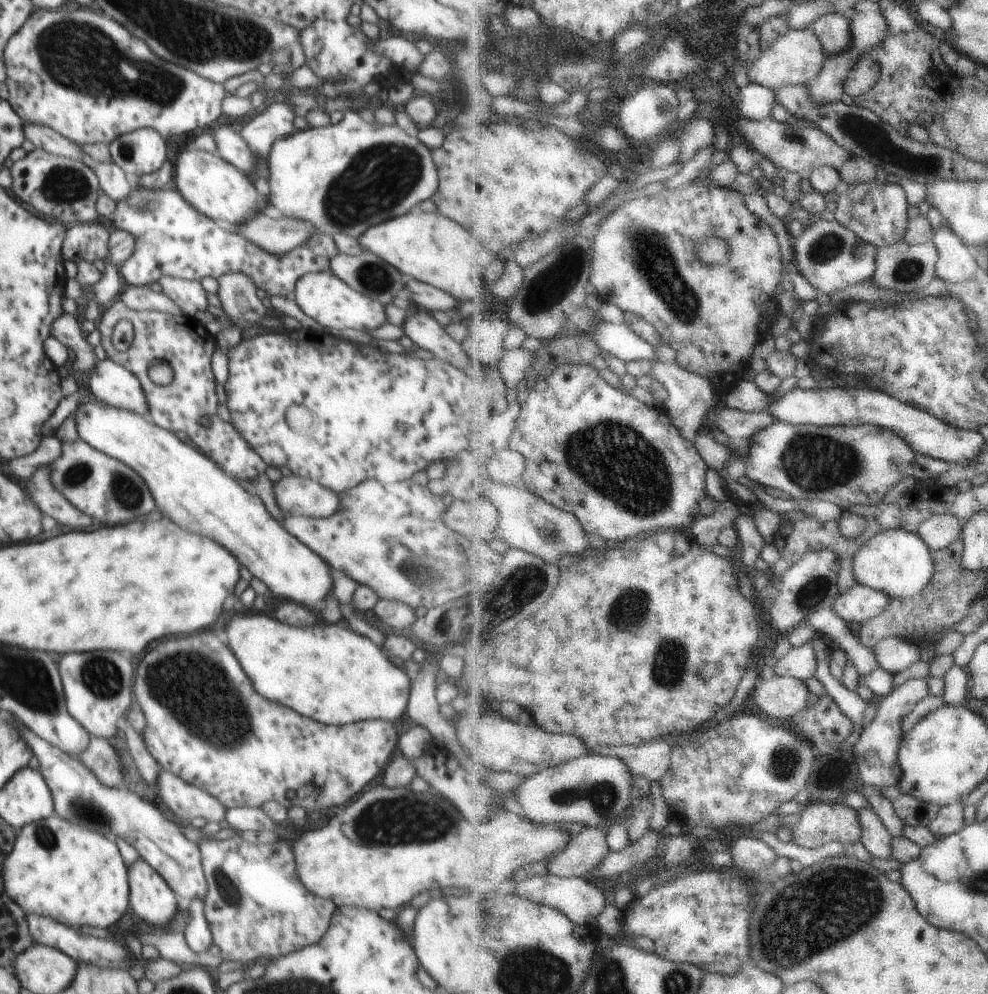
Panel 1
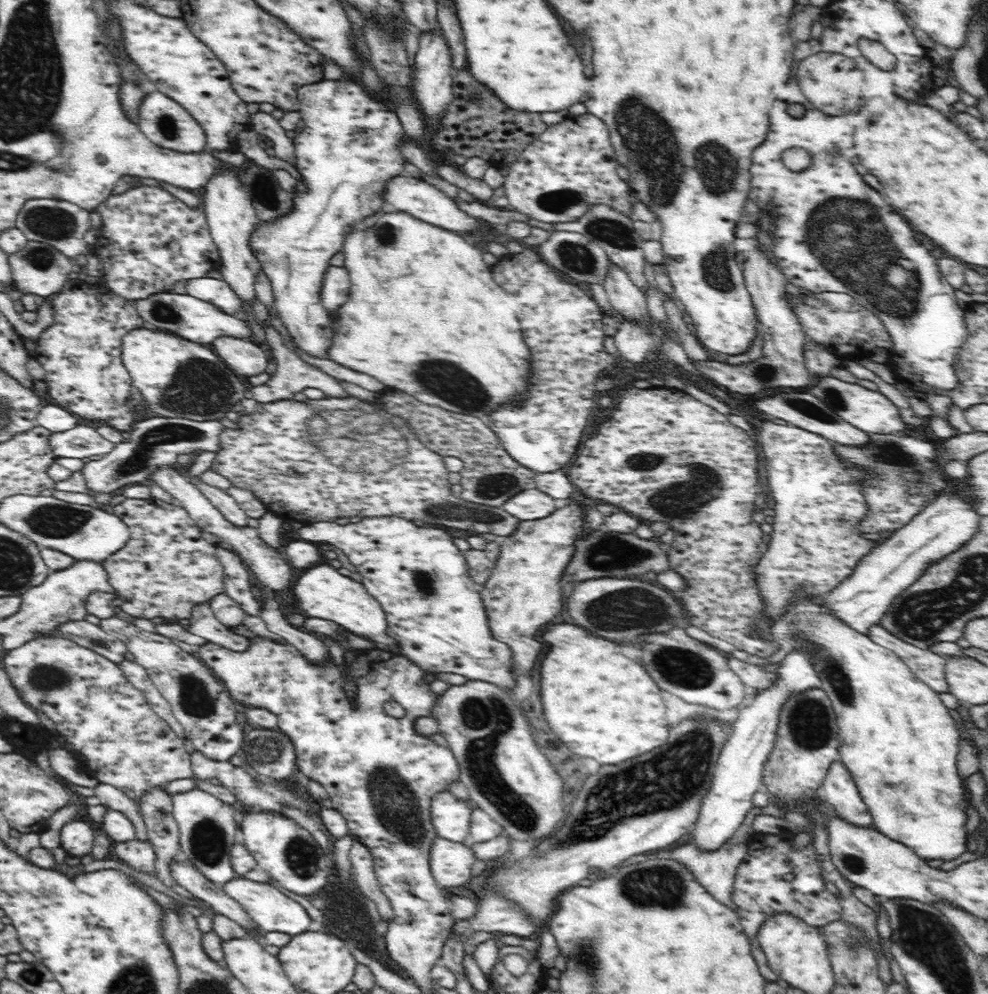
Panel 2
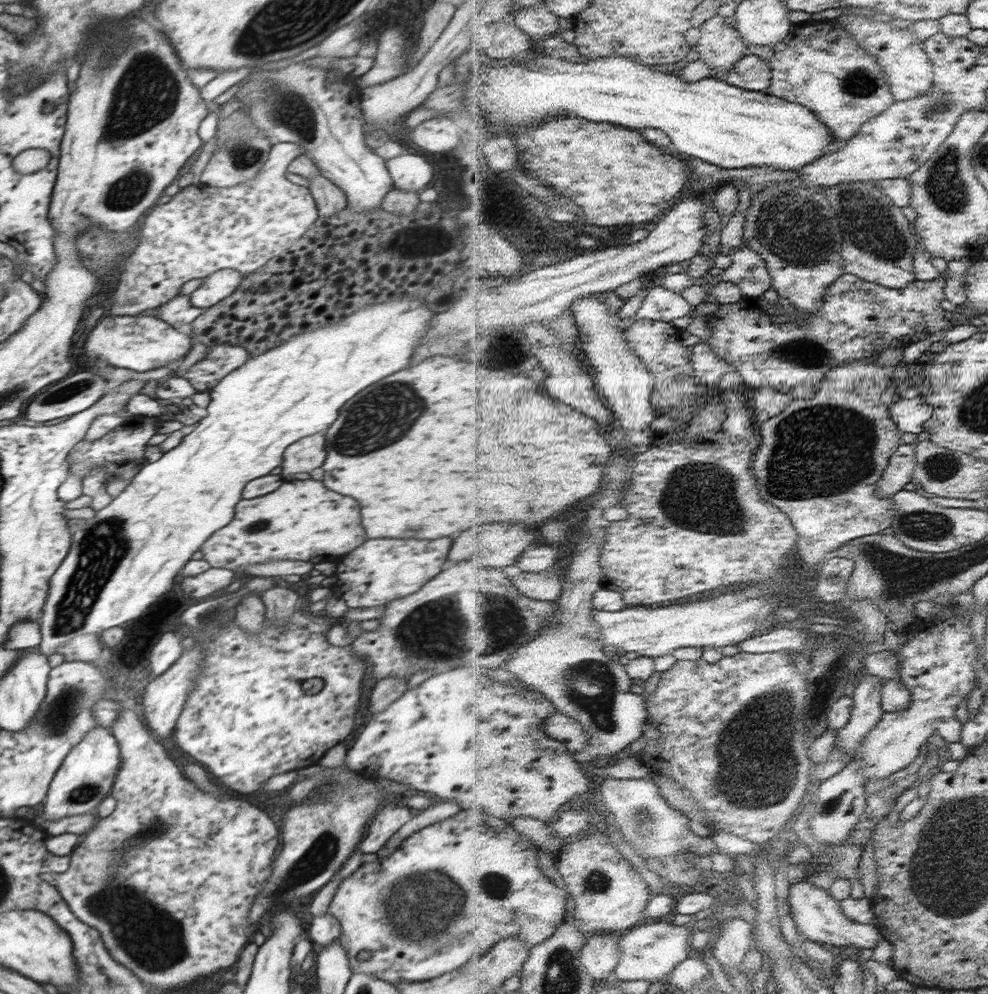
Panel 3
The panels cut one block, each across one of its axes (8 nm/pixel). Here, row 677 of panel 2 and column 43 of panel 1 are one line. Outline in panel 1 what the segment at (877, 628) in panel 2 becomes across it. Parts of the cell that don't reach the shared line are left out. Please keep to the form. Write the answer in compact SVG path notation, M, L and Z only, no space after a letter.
M30 914L26 916L27 928L35 944L45 945L74 958L80 963L95 965L106 969L130 969L132 966L127 961L128 952L121 945L107 939L98 939L86 936L75 927L67 926L51 917Z

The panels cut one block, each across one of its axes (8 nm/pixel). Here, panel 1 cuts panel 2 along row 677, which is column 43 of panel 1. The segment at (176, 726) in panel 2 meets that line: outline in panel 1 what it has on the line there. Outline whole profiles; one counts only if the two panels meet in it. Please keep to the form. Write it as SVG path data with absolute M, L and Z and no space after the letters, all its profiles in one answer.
M22 122L24 137L28 139L36 149L43 149L48 153L69 157L82 161L82 153L79 146L68 138L61 136L57 131L37 123Z

